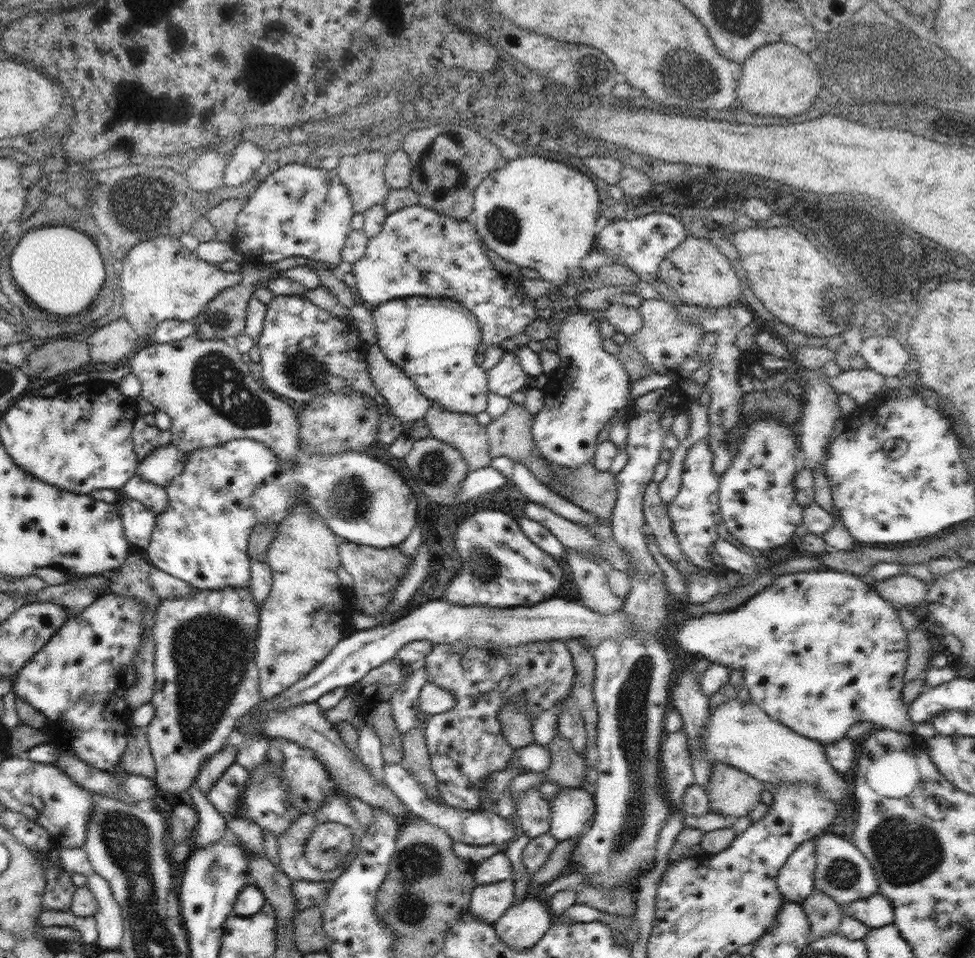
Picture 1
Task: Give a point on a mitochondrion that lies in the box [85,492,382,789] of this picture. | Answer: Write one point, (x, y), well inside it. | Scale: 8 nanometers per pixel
(210, 652)

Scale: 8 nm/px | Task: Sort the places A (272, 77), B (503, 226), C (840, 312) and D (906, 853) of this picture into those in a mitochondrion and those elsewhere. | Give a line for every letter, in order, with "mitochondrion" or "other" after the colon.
A: mitochondrion
B: mitochondrion
C: mitochondrion
D: mitochondrion

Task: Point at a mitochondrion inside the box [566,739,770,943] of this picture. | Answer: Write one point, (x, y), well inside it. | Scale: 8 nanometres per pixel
(637, 813)

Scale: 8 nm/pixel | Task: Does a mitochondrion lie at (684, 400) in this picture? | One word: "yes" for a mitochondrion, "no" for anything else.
no

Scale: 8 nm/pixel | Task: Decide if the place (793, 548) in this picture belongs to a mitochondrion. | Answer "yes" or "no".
no

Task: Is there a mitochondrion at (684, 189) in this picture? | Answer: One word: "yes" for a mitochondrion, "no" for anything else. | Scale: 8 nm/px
no

